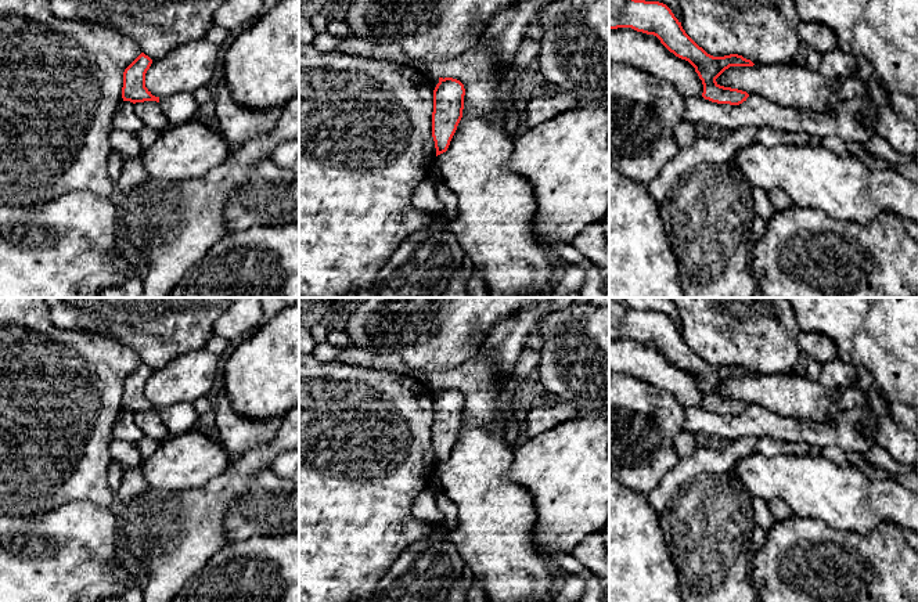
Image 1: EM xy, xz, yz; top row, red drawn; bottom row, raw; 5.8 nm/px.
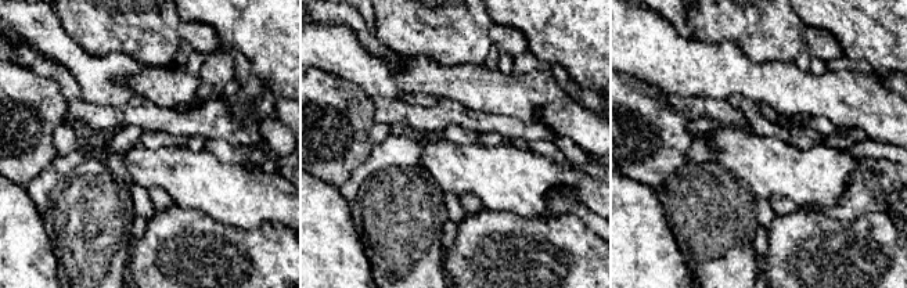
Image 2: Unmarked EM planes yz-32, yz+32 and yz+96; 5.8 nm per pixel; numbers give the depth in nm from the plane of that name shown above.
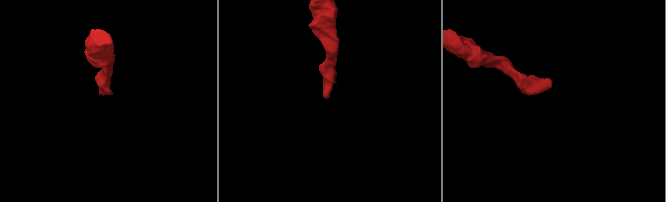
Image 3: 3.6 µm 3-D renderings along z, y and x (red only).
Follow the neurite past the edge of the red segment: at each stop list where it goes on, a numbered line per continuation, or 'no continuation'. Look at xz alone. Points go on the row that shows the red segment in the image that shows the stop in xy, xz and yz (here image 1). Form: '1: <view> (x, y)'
no continuation

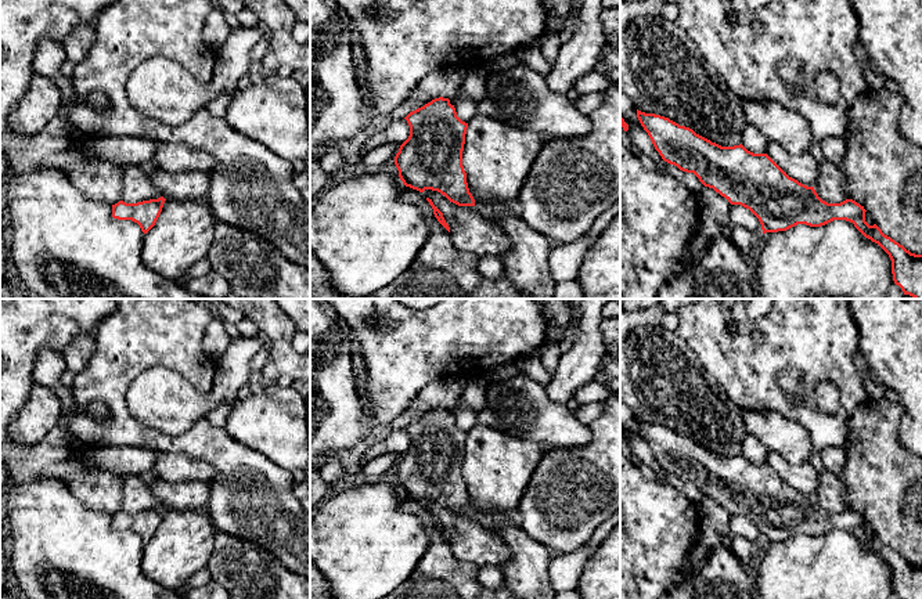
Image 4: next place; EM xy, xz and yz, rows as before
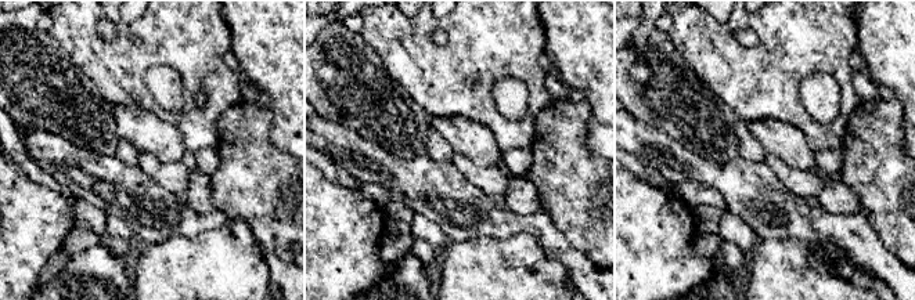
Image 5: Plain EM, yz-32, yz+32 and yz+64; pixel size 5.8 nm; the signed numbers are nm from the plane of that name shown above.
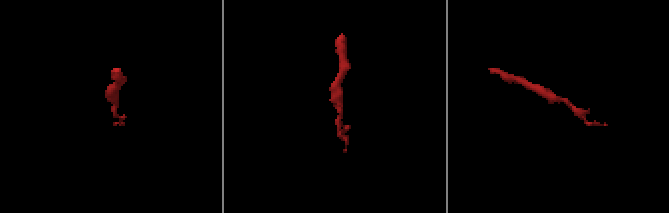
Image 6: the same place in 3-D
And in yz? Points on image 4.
no continuation

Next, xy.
no continuation

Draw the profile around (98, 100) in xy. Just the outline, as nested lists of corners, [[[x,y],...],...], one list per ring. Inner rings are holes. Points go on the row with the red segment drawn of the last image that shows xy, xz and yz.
[[[104,93],[89,94],[83,102],[94,109],[107,109],[111,107],[109,98]]]

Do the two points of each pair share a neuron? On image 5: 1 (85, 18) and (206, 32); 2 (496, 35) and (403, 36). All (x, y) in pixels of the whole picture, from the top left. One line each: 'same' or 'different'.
1: same
2: same

